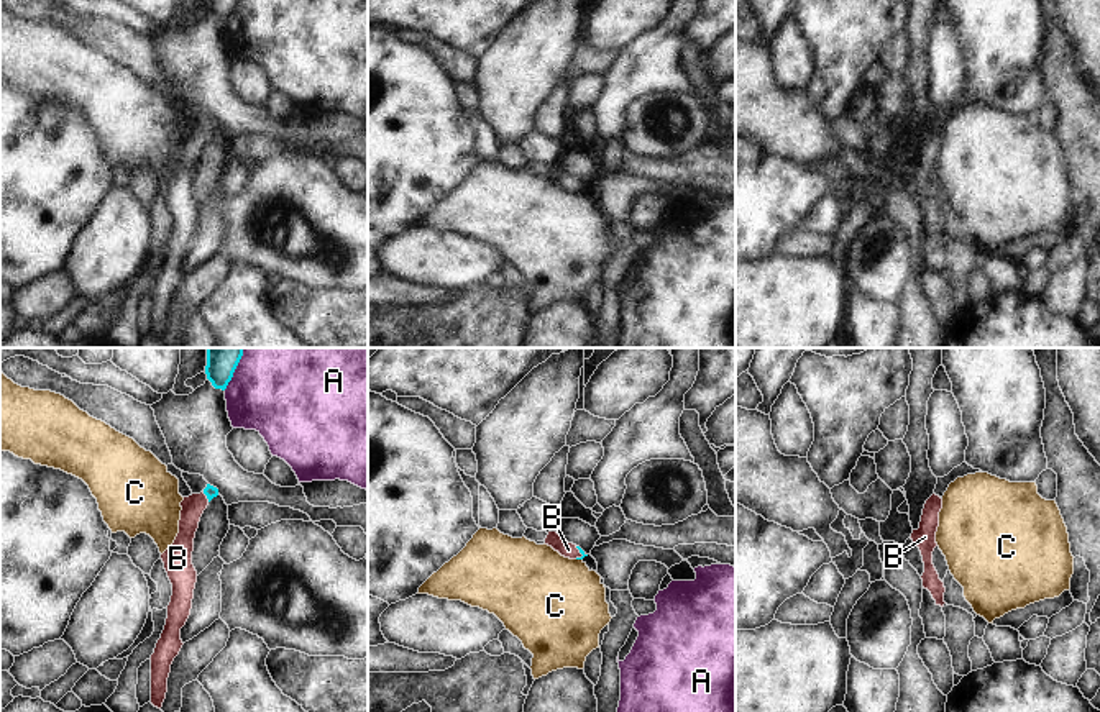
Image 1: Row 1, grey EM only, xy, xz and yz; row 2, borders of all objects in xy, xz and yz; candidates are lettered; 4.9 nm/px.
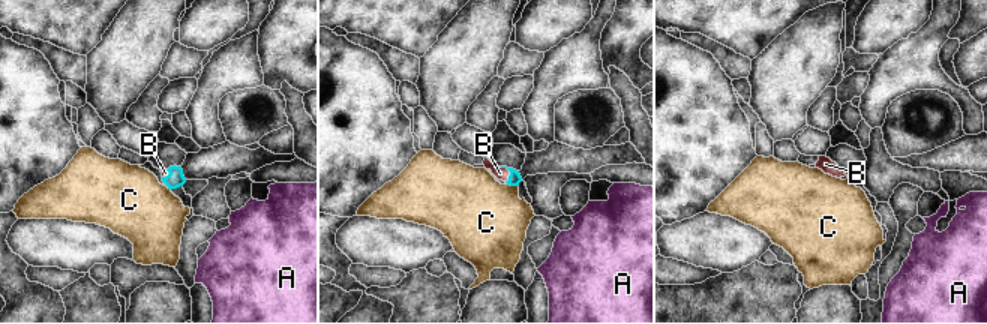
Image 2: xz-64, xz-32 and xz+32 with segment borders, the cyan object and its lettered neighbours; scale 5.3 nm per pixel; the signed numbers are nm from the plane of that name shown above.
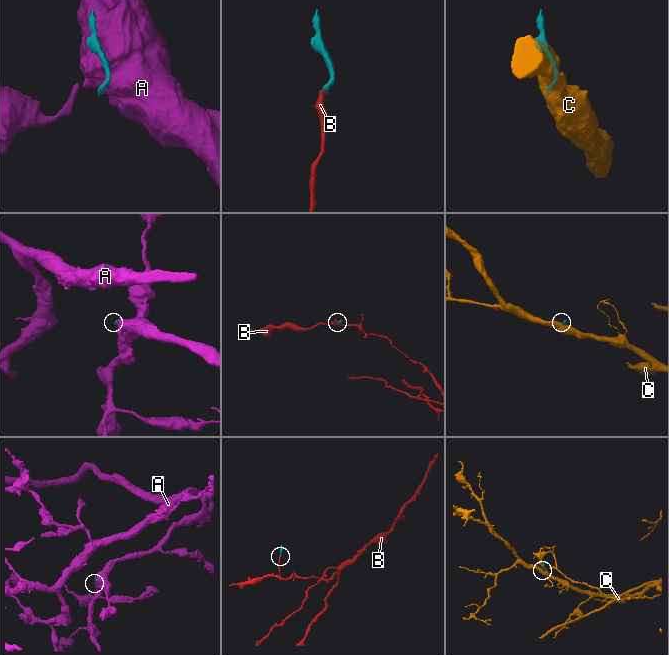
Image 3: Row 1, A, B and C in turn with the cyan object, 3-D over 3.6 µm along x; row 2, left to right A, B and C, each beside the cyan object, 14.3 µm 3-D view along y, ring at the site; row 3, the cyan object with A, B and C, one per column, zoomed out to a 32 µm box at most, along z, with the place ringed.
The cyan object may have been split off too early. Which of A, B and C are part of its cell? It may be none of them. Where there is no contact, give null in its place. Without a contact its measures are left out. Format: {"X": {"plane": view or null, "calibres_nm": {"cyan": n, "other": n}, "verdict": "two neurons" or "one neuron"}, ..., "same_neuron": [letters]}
{"A": {"plane": "xy", "calibres_nm": {"cyan": 180, "other": 500}, "verdict": "two neurons"}, "B": {"plane": "xy", "calibres_nm": {"cyan": 60, "other": 110}, "verdict": "one neuron"}, "C": {"plane": "xz", "calibres_nm": {"cyan": 20, "other": 460}, "verdict": "two neurons"}, "same_neuron": ["B"]}

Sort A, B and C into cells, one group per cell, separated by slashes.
A / B / C

